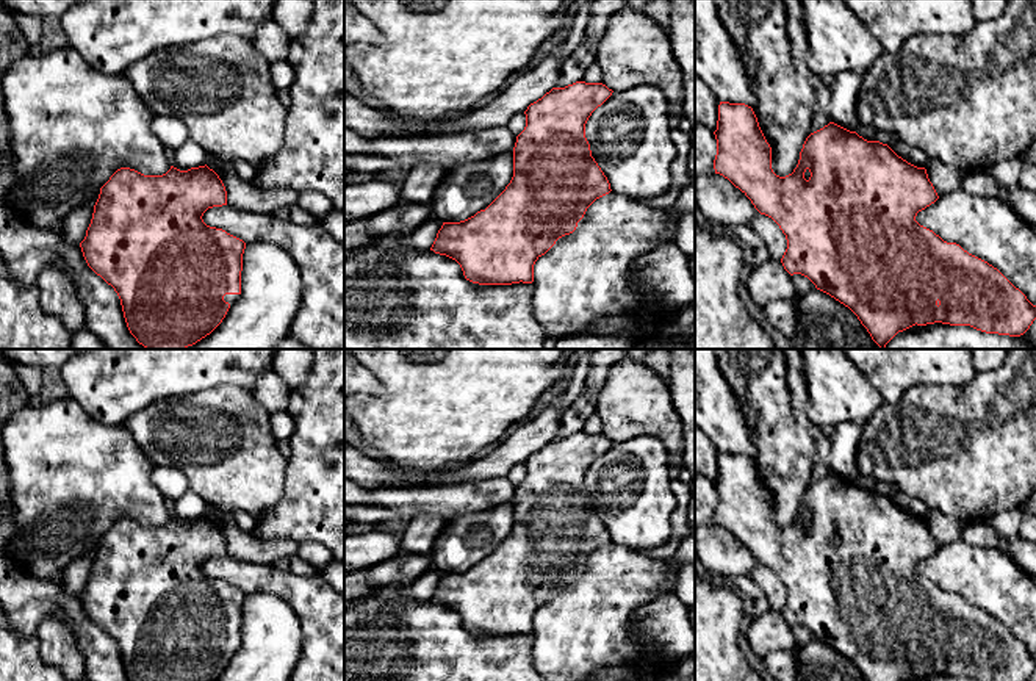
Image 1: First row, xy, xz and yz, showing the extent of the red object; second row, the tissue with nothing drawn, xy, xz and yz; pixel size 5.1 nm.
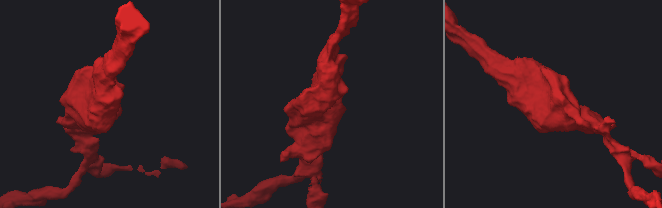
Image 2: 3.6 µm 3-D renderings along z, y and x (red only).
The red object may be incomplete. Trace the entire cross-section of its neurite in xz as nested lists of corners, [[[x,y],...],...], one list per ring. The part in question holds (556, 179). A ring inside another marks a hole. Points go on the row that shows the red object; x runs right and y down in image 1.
[[[576,81],[552,88],[531,103],[524,111],[526,127],[513,147],[510,183],[485,210],[460,222],[443,222],[430,250],[455,260],[465,279],[473,283],[532,283],[535,261],[559,238],[576,230],[596,199],[612,191],[585,138],[588,117],[612,92],[603,83]]]

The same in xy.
[[[207,164],[163,175],[117,169],[100,188],[91,224],[80,243],[88,266],[114,288],[130,333],[146,349],[186,349],[210,335],[241,294],[246,243],[222,229],[210,227],[202,216],[208,208],[227,205],[219,175]]]

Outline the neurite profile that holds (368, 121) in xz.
[[[562,45],[549,52],[537,67],[521,74],[487,106],[430,124],[397,121],[379,105],[369,106],[349,94],[344,97],[344,127],[366,138],[419,138],[507,125],[513,114],[524,113],[554,88],[562,67],[560,56]]]

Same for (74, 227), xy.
[[[94,191],[92,197],[75,208],[63,222],[61,225],[61,233],[66,243],[69,244],[80,244],[85,236],[86,230],[91,224],[92,213],[94,213],[94,205],[99,199],[100,191]]]

